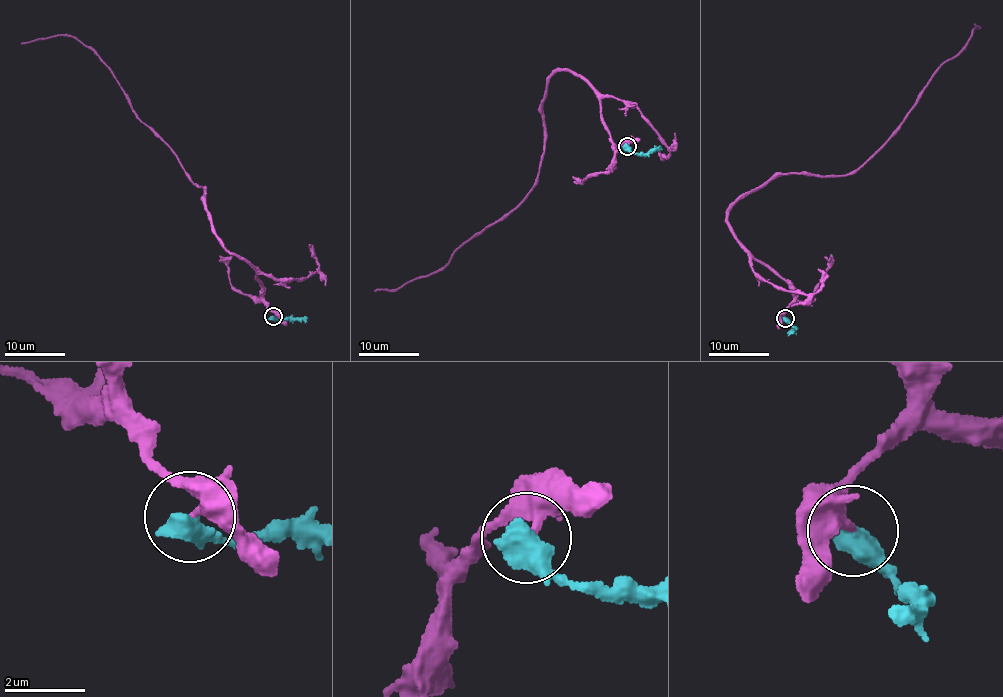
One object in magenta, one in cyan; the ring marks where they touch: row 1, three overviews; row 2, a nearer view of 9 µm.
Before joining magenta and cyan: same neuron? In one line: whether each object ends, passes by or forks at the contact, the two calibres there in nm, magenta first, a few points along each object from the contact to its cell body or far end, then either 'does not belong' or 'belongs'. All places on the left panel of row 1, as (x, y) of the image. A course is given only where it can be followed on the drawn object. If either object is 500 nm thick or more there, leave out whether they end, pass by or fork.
300/700 nm | magenta via (273, 316), (257, 279), (259, 271), (214, 234), (202, 186), (137, 116), (92, 48), (68, 35), (20, 42) | cyan via (273, 316), (280, 319), (307, 318) | does not belong

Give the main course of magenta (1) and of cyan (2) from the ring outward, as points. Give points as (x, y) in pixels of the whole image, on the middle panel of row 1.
1: (626, 146), (615, 150), (601, 99), (561, 69), (549, 78), (537, 184), (525, 201), (449, 263), (374, 291)
2: (626, 146), (635, 154), (652, 153), (661, 148)

